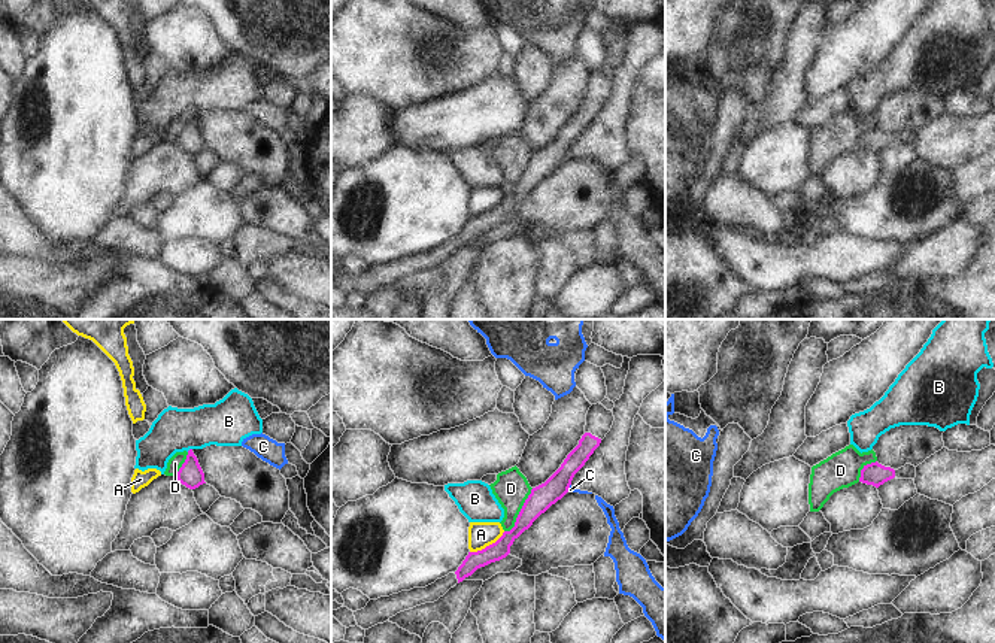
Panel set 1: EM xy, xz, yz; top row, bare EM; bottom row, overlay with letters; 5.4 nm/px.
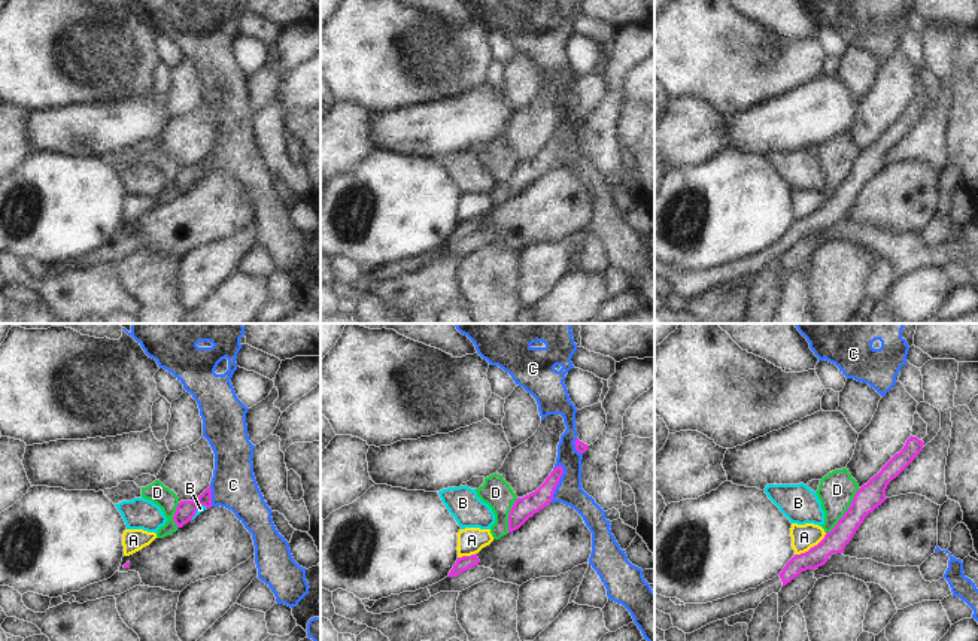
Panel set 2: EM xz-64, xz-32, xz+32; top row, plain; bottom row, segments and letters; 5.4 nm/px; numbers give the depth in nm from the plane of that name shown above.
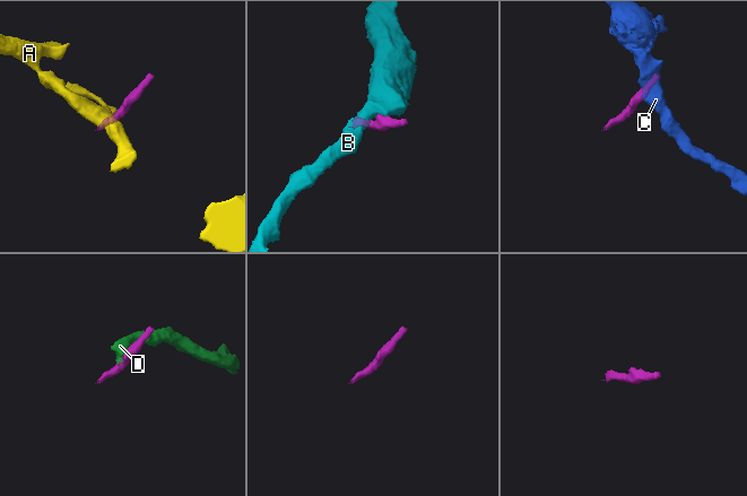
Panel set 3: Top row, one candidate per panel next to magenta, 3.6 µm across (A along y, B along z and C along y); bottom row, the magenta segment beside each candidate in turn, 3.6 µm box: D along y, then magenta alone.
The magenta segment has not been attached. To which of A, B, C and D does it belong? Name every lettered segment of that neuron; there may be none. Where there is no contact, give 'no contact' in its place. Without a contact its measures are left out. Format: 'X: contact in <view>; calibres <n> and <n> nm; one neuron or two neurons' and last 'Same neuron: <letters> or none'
A: contact in xz; calibres 100 and 140 nm; two neurons
B: contact in xy; calibres 130 and 240 nm; two neurons
C: contact in xz; calibres 140 and 30 nm; two neurons
D: contact in xz; calibres 140 and 190 nm; two neurons
Same neuron: none

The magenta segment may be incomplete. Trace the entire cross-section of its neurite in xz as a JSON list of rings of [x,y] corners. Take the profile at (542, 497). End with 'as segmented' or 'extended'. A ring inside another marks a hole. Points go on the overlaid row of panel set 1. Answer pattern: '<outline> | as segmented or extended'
[[[600,403],[592,404],[586,413],[585,434],[579,440],[579,445],[544,483],[531,489],[510,531],[504,531],[495,543],[485,549],[468,552],[455,573],[449,573],[425,588],[413,588],[389,597],[370,600],[364,609],[354,612],[358,627],[368,630],[386,622],[400,612],[425,603],[434,603],[456,583],[471,576],[477,568],[506,558],[510,553],[513,542],[528,530],[542,513],[568,492],[574,474],[600,446],[601,440],[610,431],[613,421],[615,416],[612,410],[607,410]]] | extended

